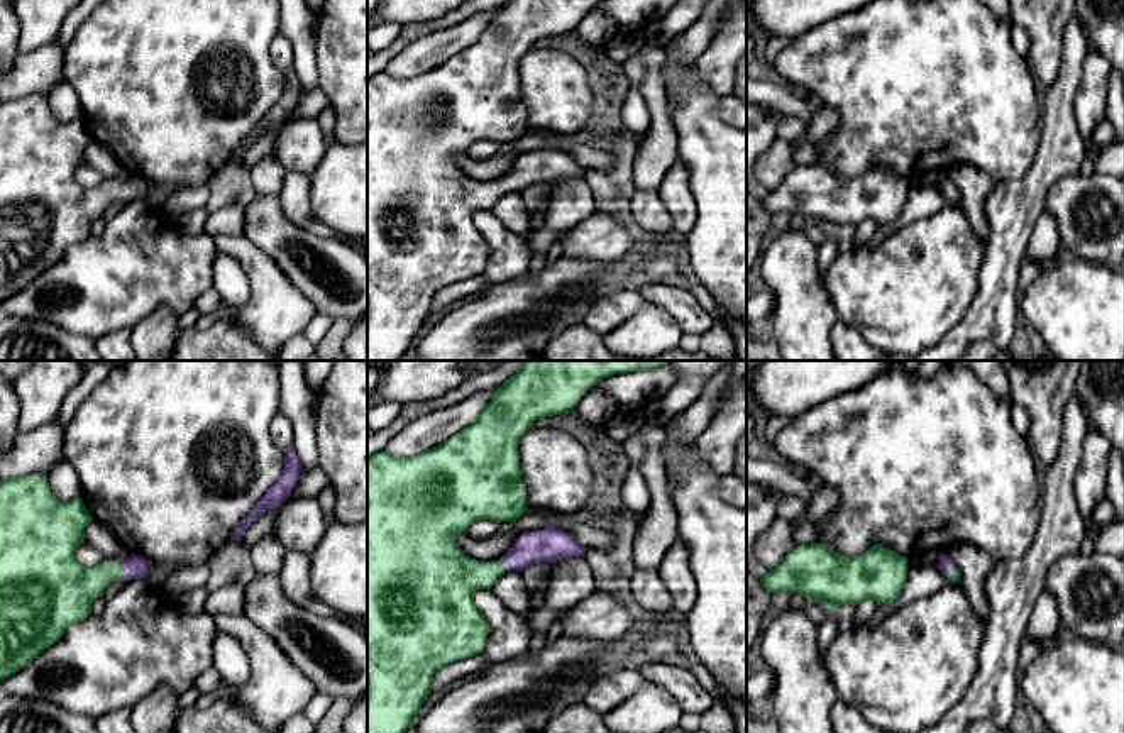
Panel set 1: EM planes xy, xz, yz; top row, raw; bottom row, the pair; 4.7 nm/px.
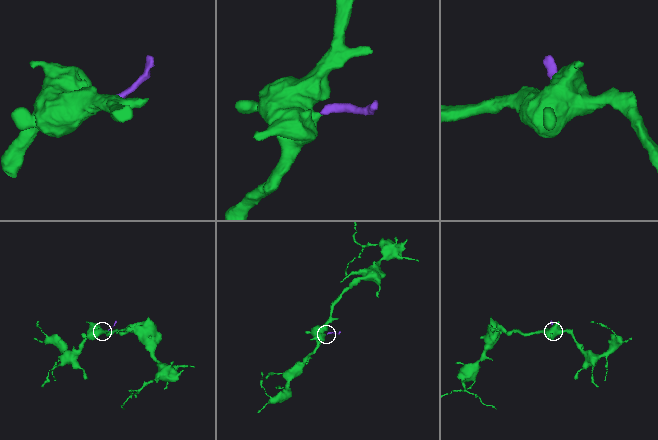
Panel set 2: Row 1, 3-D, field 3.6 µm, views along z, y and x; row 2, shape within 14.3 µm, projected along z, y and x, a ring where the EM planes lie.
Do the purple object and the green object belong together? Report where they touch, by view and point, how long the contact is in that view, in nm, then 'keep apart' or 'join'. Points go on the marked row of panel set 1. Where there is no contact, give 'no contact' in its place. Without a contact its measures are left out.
xy (124, 571) | 100 nm | join

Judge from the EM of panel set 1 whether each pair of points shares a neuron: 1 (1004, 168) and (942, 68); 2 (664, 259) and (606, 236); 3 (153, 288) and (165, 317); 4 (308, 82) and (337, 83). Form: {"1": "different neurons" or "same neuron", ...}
{"1": "same neuron", "2": "different neurons", "3": "different neurons", "4": "different neurons"}

